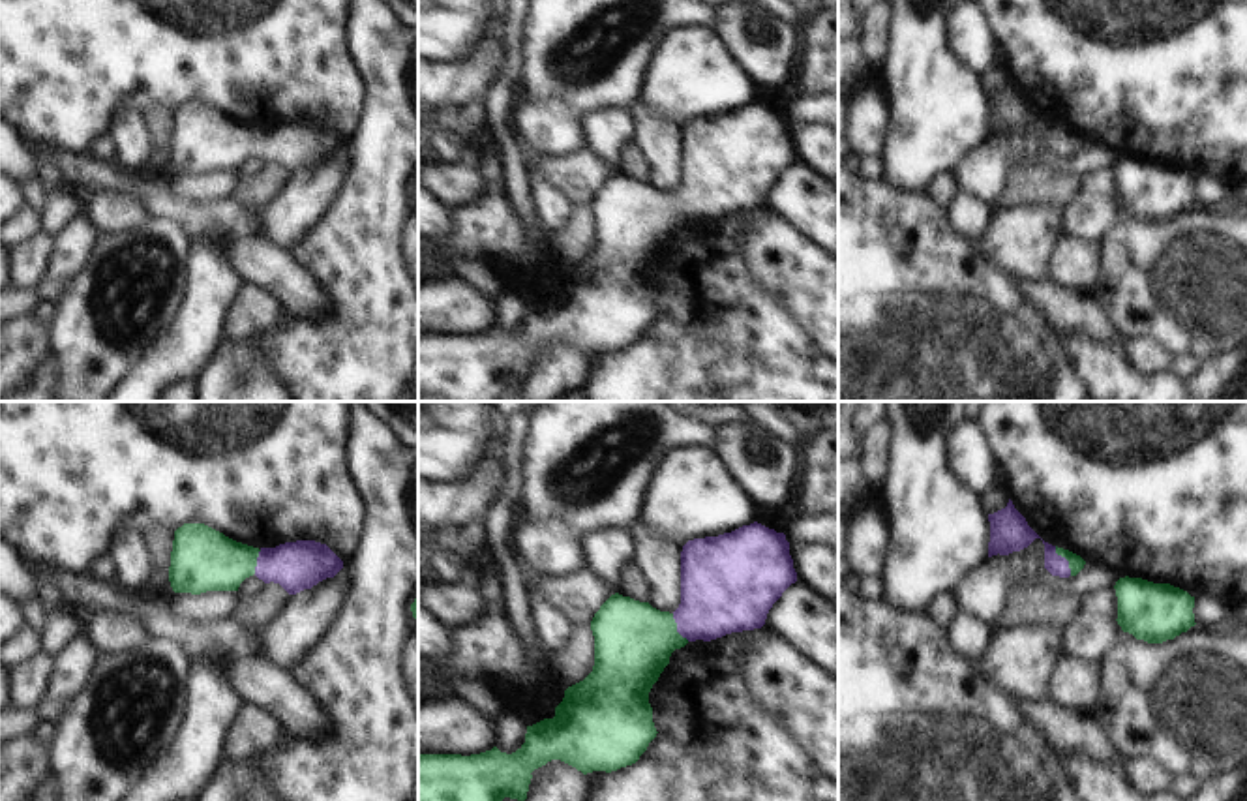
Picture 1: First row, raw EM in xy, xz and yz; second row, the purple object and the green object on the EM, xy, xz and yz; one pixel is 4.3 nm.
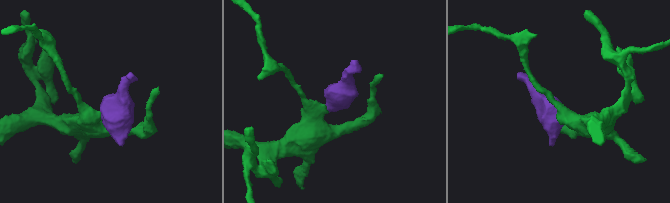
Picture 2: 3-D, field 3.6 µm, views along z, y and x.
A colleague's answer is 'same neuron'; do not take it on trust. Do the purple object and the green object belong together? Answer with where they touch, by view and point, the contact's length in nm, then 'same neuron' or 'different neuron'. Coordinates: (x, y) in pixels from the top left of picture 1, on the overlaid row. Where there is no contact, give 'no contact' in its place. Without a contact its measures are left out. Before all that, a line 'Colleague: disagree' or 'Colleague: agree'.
Colleague: agree
yz (1066, 559) | 150 nm | same neuron

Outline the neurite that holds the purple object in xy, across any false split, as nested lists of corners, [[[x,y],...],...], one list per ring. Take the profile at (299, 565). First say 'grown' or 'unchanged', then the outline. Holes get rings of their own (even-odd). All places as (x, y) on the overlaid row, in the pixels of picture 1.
grown; [[[184,523],[174,531],[169,582],[174,593],[201,595],[238,591],[255,574],[264,583],[279,583],[289,595],[296,595],[334,578],[341,568],[343,561],[315,540],[259,550],[204,523]]]

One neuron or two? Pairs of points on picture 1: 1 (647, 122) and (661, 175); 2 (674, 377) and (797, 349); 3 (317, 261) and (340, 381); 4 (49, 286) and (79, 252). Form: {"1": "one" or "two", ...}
{"1": "one", "2": "one", "3": "one", "4": "one"}

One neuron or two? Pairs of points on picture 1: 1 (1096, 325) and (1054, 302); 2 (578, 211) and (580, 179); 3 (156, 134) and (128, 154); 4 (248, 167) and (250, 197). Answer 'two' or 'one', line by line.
1: one
2: two
3: two
4: two

